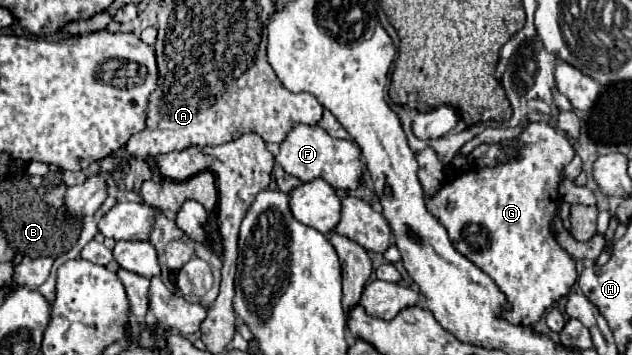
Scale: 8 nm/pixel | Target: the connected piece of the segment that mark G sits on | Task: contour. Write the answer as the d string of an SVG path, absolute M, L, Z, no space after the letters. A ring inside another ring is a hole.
M531 122L519 138L505 144L521 146L521 156L495 168L463 172L455 180L445 182L443 188L433 198L429 198L425 206L445 226L455 248L485 274L489 274L491 280L513 304L513 310L505 312L503 316L513 324L535 324L551 304L569 294L577 280L575 260L557 244L551 234L551 220L557 214L557 190L563 178L563 168L573 160L575 150L573 142L547 122ZM447 202L453 204L451 210L447 210Z

